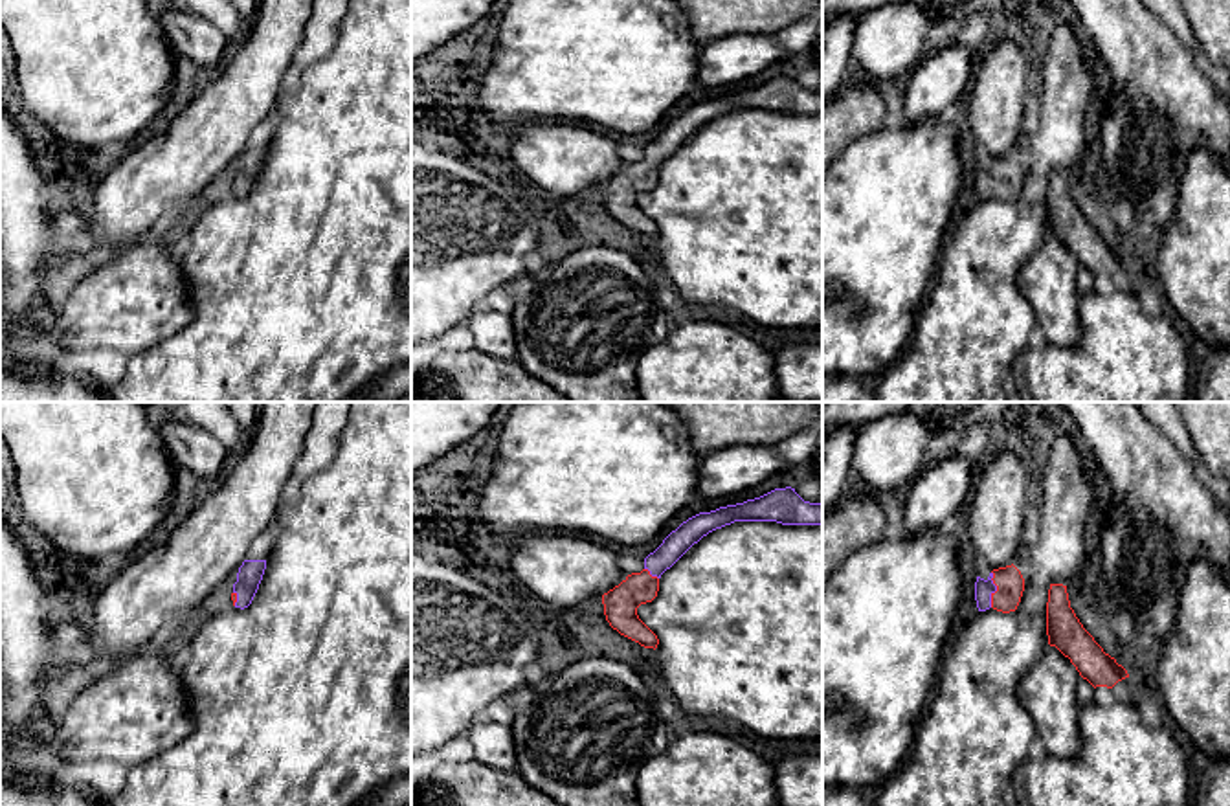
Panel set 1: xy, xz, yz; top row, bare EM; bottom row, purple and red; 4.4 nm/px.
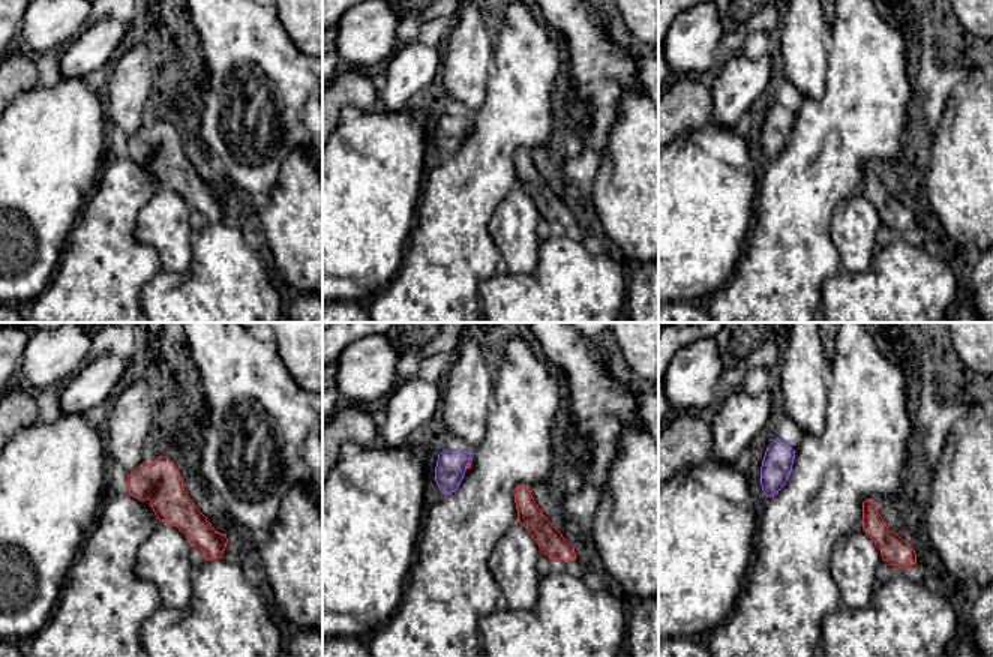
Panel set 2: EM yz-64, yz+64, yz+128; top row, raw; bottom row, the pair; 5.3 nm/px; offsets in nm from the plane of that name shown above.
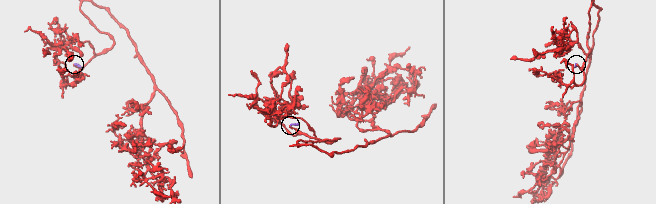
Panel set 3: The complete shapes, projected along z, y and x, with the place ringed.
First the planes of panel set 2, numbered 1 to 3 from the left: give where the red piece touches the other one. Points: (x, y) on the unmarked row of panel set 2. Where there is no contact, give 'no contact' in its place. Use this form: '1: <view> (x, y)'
1: no contact
2: yz+64 (467, 128)
3: no contact

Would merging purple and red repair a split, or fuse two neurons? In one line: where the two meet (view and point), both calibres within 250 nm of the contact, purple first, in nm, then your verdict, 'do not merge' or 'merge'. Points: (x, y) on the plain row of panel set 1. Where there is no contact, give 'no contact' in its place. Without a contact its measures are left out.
yz (995, 179) | 80/130 nm | merge

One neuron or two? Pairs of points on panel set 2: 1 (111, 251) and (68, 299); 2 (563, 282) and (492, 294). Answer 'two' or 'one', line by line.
1: one
2: one

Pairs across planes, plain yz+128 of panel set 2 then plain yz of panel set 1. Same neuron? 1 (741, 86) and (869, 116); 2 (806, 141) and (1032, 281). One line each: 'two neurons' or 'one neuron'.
1: two neurons
2: two neurons

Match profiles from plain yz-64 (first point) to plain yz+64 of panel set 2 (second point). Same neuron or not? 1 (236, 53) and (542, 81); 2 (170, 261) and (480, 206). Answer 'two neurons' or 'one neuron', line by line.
1: two neurons
2: two neurons

